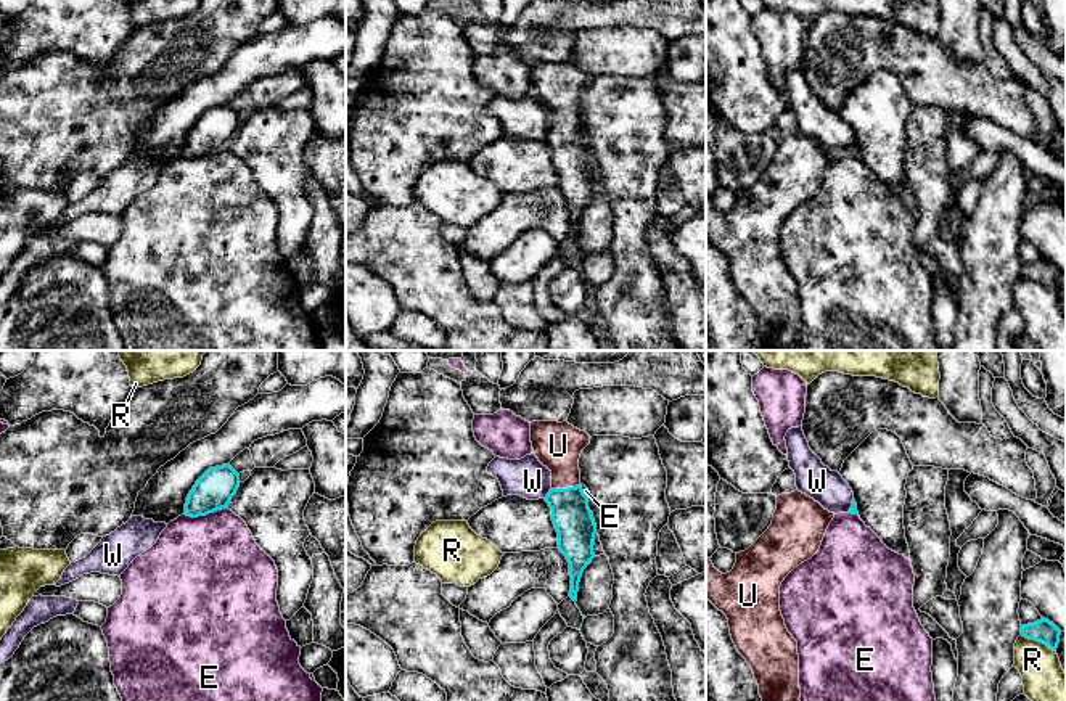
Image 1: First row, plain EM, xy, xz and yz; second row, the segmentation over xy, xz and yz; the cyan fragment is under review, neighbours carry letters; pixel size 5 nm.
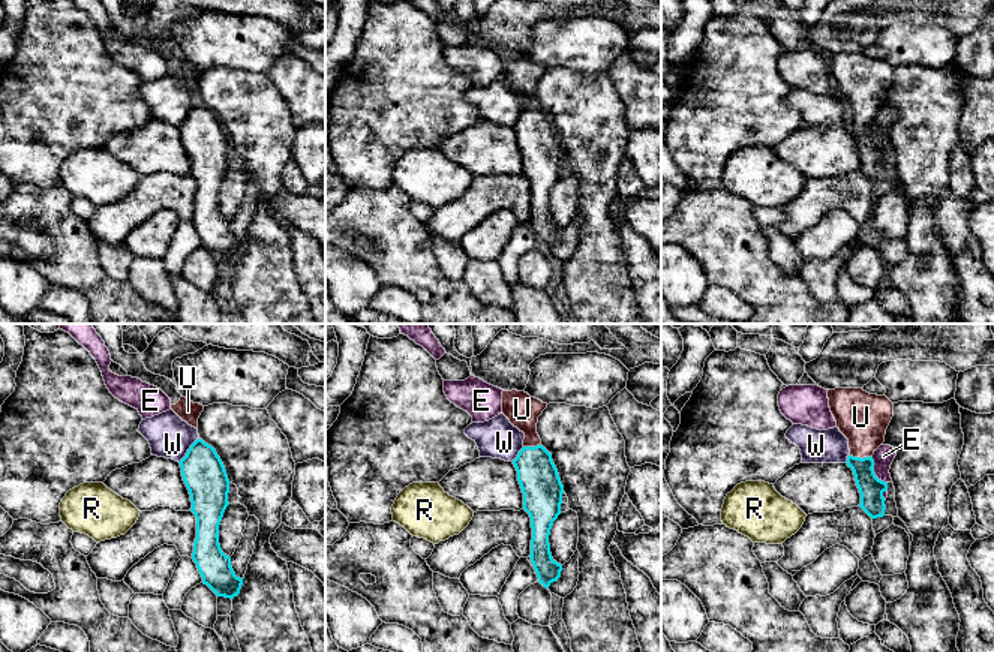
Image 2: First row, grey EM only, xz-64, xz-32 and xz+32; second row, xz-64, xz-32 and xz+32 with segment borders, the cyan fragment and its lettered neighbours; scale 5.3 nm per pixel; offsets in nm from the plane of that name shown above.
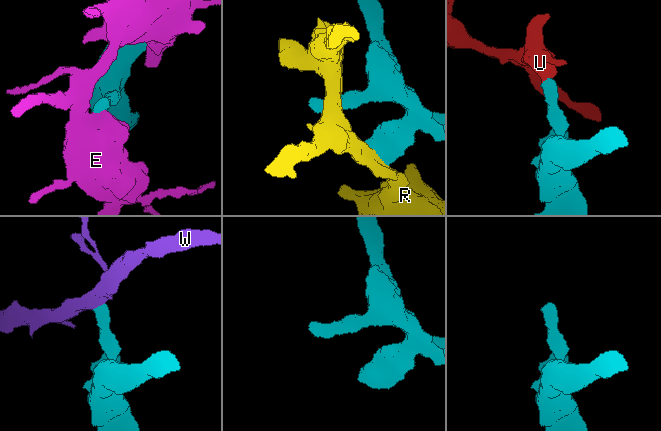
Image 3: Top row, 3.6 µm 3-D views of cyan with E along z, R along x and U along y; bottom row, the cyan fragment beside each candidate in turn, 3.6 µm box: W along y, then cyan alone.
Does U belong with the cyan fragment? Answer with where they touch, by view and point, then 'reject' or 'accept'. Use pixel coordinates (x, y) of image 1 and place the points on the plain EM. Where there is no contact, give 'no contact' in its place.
meets cyan in xz at (565, 129); accept

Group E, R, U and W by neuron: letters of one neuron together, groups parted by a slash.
E / R / U / W

